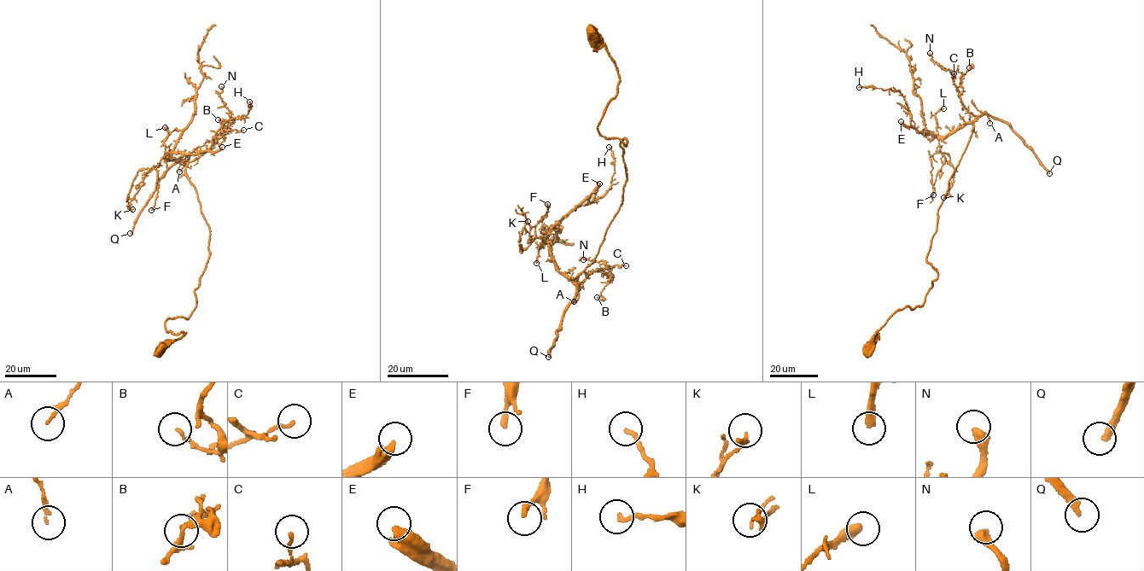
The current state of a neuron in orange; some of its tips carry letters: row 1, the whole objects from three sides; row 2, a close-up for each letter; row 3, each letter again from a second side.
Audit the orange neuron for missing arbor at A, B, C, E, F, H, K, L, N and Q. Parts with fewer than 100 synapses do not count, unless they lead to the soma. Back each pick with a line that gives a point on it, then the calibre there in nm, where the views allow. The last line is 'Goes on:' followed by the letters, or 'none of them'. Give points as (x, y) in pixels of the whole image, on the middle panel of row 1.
E: at (599, 183); 320 nm thick
Q: at (548, 357); 320 nm thick
Goes on: E, Q

